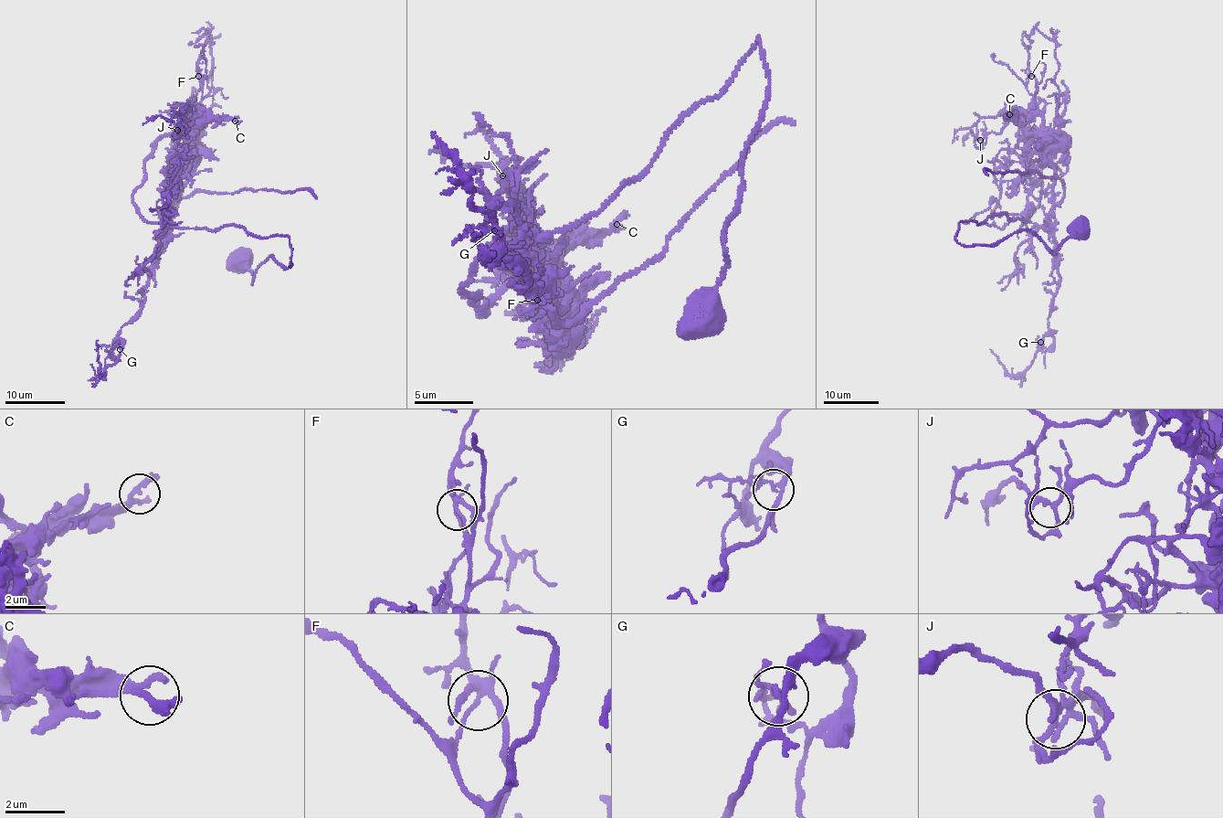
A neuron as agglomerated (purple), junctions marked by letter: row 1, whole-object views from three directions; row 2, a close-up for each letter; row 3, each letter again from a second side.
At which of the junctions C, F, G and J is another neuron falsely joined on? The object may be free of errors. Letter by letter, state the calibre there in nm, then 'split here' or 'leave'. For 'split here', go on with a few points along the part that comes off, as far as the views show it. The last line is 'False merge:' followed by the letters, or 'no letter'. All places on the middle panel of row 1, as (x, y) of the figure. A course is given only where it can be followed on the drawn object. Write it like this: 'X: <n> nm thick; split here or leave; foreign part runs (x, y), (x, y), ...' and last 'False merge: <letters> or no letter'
C: 240 nm thick; leave
F: 240 nm thick; split here; foreign part runs (538, 299), (572, 296), (521, 291), (524, 270), (490, 252), (500, 232), (435, 132)
G: 190 nm thick; leave
J: 200 nm thick; leave
False merge: F

